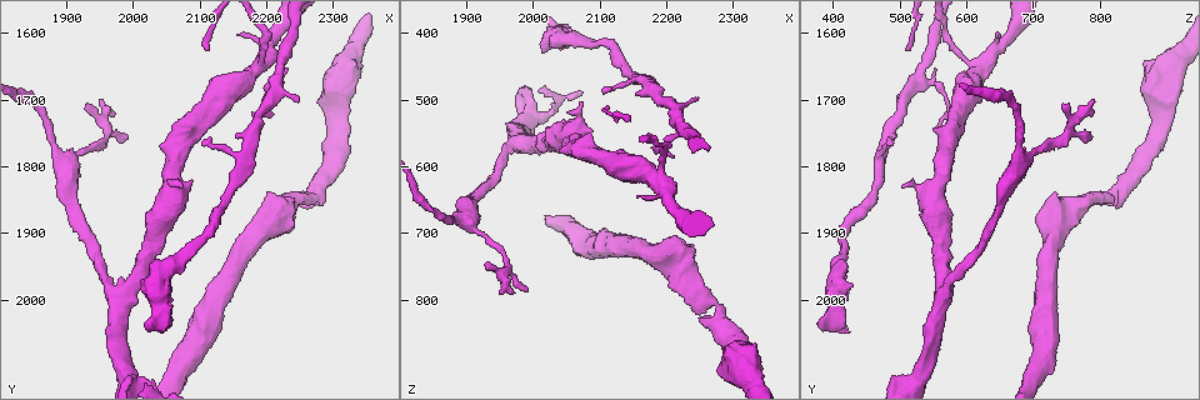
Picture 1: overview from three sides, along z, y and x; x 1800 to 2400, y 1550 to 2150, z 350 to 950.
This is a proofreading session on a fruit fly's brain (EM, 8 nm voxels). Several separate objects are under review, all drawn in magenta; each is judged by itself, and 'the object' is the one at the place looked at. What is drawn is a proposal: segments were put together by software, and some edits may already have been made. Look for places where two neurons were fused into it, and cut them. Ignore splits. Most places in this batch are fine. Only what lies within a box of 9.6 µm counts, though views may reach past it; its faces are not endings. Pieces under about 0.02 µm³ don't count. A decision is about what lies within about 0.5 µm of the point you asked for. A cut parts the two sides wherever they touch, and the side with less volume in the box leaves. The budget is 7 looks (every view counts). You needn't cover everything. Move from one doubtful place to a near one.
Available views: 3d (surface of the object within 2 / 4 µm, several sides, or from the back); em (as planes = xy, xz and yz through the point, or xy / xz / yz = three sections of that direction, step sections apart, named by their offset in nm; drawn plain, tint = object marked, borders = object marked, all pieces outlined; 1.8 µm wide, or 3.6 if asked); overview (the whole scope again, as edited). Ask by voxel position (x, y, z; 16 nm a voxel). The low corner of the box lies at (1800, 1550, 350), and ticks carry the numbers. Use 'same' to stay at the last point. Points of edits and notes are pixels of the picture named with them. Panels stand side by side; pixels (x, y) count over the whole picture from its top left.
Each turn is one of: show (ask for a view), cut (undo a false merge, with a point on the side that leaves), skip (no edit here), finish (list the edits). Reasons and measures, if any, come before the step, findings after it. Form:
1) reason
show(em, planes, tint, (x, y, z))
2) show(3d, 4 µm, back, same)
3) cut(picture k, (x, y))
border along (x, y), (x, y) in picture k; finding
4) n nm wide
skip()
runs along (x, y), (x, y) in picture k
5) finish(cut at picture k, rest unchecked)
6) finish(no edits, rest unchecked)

side arm on a straight run
show(3d, 4 µm, (2215, 1670, 530))

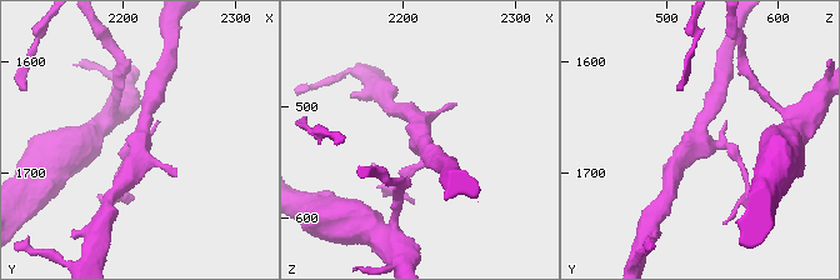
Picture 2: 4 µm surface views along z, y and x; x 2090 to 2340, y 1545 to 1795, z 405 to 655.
now the EM
show(em, planes, tint, (2216, 1668, 530))

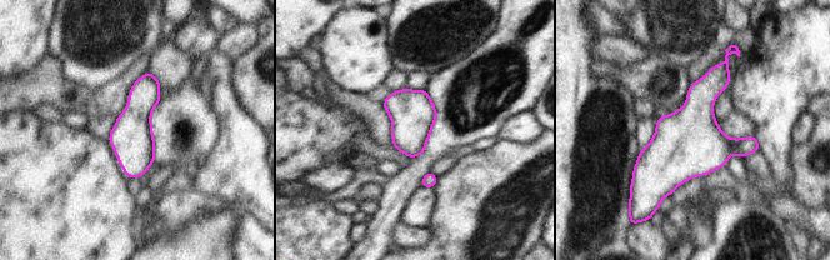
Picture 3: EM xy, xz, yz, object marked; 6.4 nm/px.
280 nm wide
skip()
continuous, no second neuron

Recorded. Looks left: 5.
sharp bend
show(3d, 4 µm, (2000, 2125, 530))

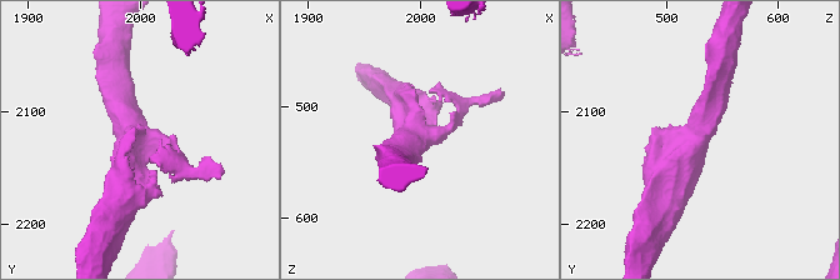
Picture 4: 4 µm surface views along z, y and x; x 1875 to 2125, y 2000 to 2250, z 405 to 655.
shape alone is not enough
show(em, planes, tint, (1996, 2120, 528))

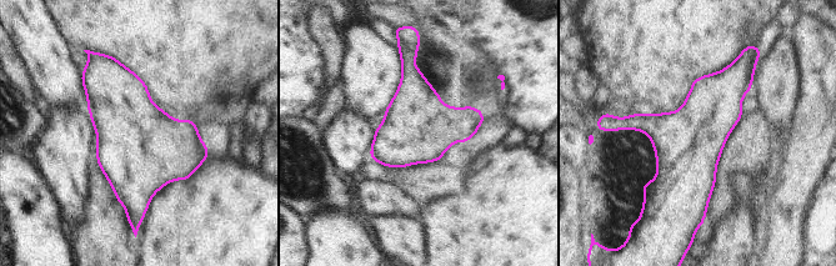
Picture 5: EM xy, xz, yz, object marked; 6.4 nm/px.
440 nm wide
skip()
one neuron here

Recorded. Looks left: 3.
sudden change in width
show(em, planes, tint, (1980, 1985, 565))

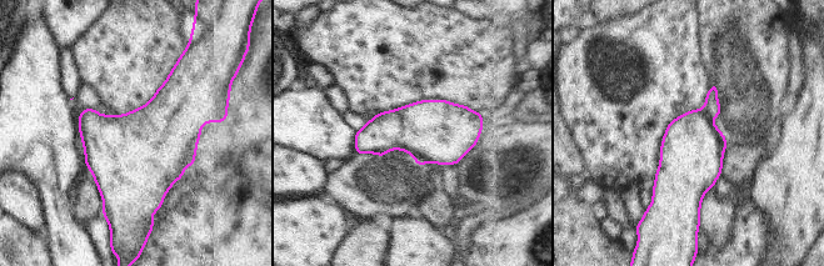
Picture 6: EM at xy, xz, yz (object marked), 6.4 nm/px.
skip()
continuous, no second neuron

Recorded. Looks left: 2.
finish(no edits, rest unchecked)

